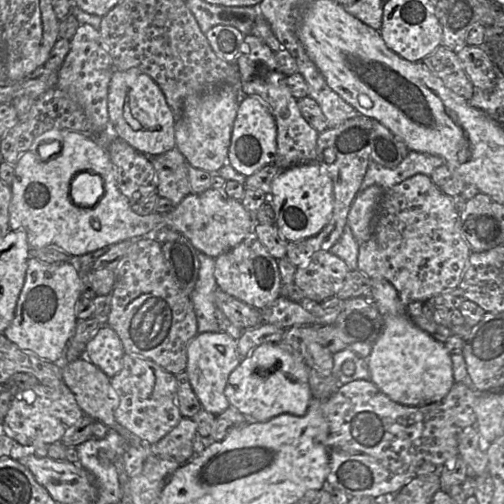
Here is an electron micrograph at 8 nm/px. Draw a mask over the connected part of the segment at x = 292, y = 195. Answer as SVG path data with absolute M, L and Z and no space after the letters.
M318 162L286 169L272 182L267 203L273 206L277 226L286 241L299 241L318 234L329 222L333 212L333 182Z

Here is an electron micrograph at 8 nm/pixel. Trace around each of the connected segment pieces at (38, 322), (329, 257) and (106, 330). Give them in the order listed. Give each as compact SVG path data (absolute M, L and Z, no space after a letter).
M30 257L15 316L3 334L23 351L50 362L62 363L65 350L75 333L76 306L82 296L81 290L79 272L70 261L46 263Z
M330 251L314 254L305 267L297 267L294 283L309 303L319 303L335 297L342 288L350 269Z
M102 325L96 331L84 351L84 356L109 378L122 370L124 355L125 351L118 334L107 325Z

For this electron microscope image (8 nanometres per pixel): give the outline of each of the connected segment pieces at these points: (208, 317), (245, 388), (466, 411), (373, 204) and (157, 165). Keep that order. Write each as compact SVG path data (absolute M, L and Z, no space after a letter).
M199 252L200 271L197 283L191 294L191 301L197 318L198 334L220 332L217 318L215 295L218 289L214 270L215 258Z
M267 343L255 348L231 372L225 396L248 421L265 422L280 414L303 416L314 399L309 386L309 366L283 345Z
M355 380L350 383L344 384L332 394L329 398L322 401L322 411L324 417L329 425L329 435L325 440L325 447L329 457L329 474L327 481L338 490L343 491L349 497L352 496L371 496L375 499L383 499L387 494L396 494L403 486L408 484L413 478L417 476L418 467L424 462L430 462L437 467L443 466L448 461L459 456L458 449L458 434L465 428L475 426L477 417L475 413L475 401L478 397L475 389L470 389L462 383L454 383L448 394L440 401L425 405L425 406L406 406L392 401L388 396L382 393L377 386L370 380Z
M371 185L356 195L347 218L355 239L359 244L367 241L384 196L384 189L378 185Z
M177 148L149 157L157 173L156 193L177 206L191 194L187 160Z

